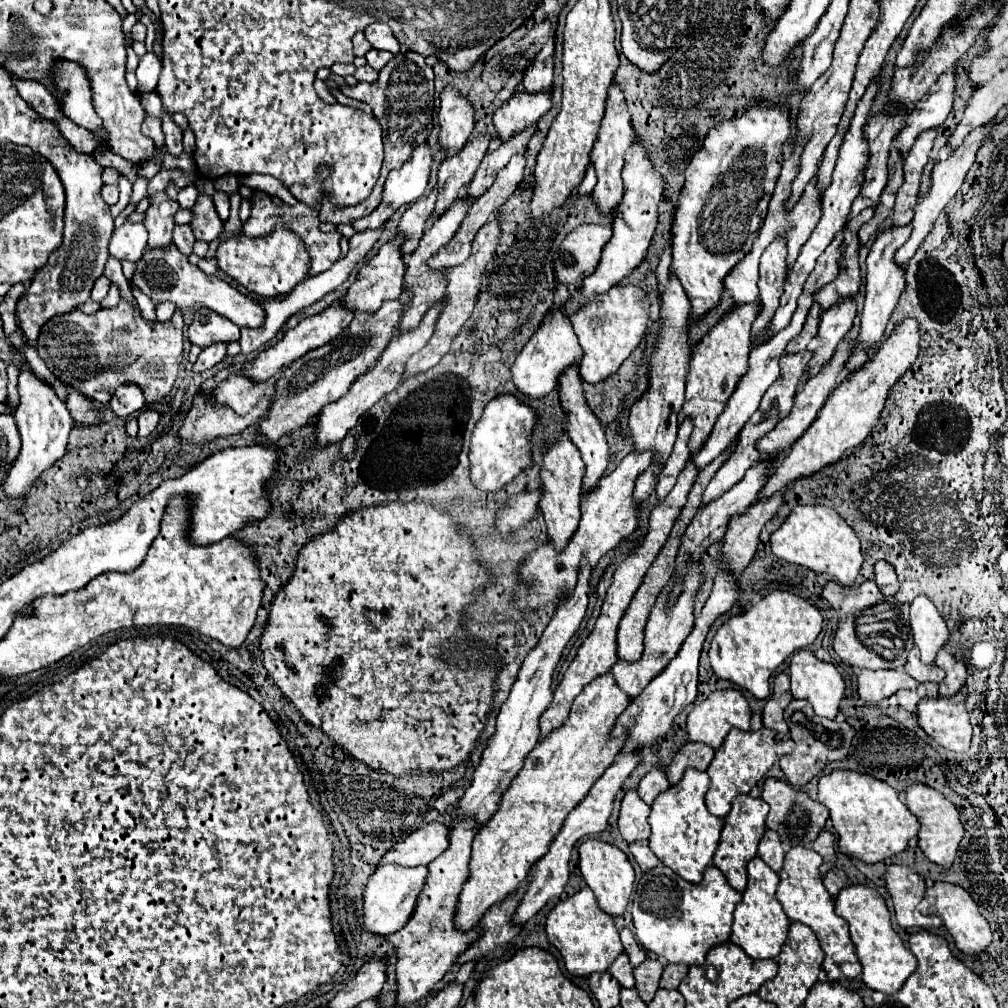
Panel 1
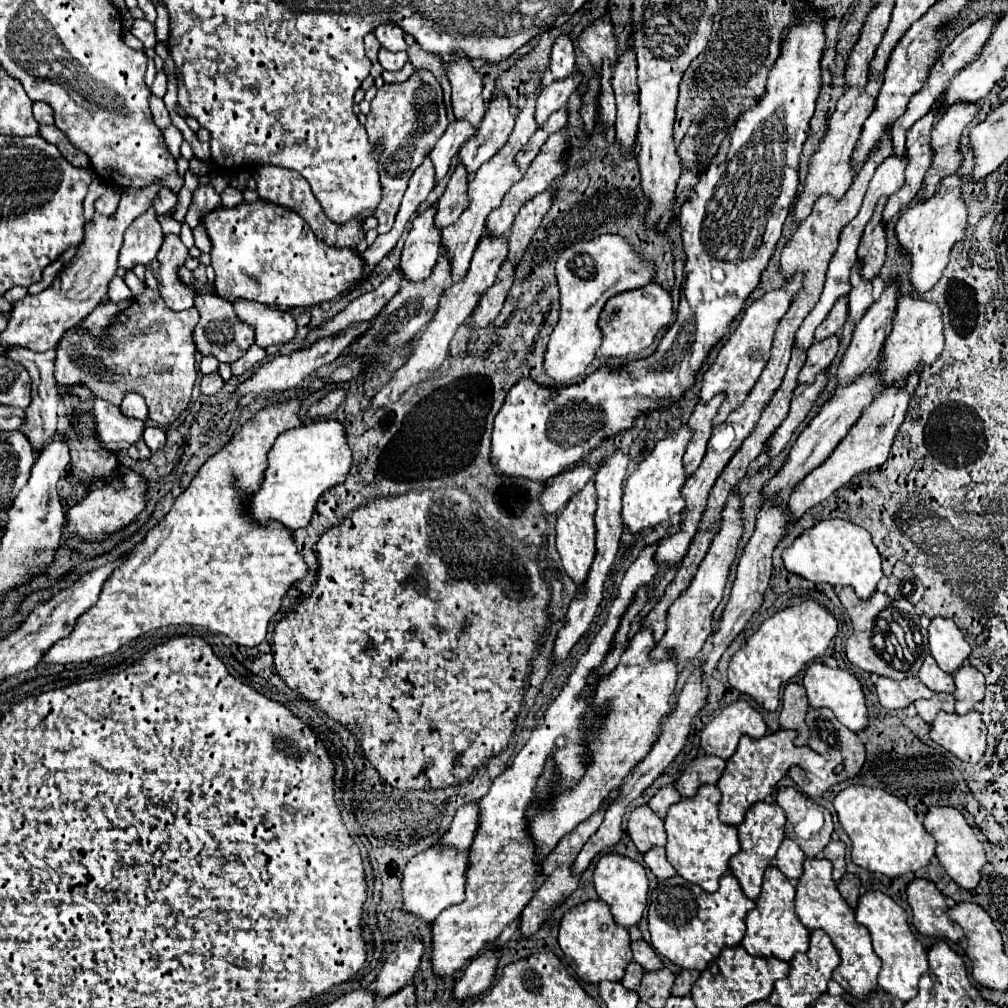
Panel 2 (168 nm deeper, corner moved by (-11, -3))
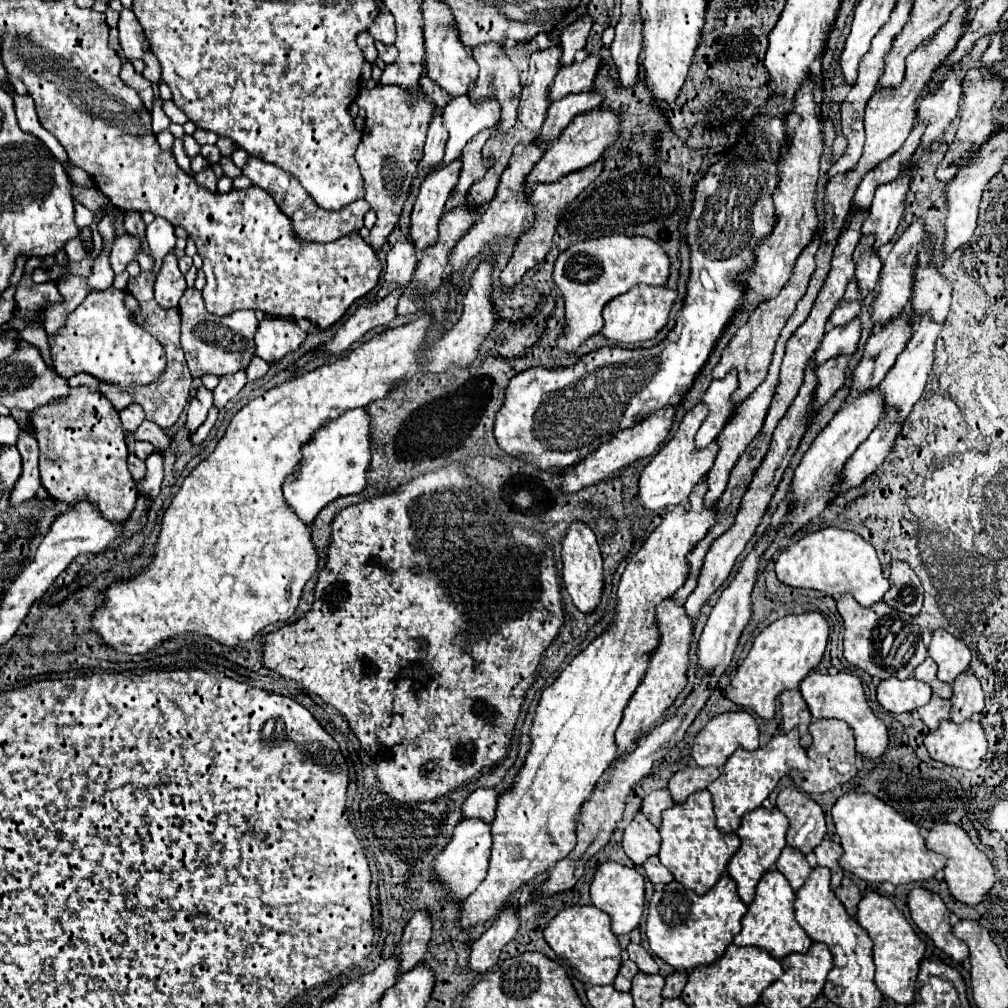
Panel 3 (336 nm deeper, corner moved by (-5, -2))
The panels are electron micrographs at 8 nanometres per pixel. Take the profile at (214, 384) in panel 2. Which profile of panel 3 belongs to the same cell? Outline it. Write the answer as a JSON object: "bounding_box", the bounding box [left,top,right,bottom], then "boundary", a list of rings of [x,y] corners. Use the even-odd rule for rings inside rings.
{"bounding_box":[186,386,212,434],"boundary":[[[200,386],[196,396],[192,398],[188,414],[186,414],[186,428],[188,428],[190,434],[194,434],[198,430],[198,426],[204,424],[210,408],[212,408],[212,392],[206,390],[204,386]]]}

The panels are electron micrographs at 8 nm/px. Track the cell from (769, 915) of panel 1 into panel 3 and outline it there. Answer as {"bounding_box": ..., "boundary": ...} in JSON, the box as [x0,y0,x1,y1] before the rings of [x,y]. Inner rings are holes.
{"bounding_box":[734,870,812,960],"boundary":[[[768,870],[758,886],[756,886],[756,896],[752,904],[748,906],[746,916],[742,918],[742,930],[734,938],[736,946],[758,946],[768,950],[776,960],[782,960],[784,956],[792,952],[806,952],[812,944],[808,934],[798,926],[794,918],[794,890],[790,882],[780,874],[778,870]]]}

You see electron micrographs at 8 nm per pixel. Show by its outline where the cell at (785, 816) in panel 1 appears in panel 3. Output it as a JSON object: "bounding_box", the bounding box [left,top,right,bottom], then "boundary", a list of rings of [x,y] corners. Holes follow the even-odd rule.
{"bounding_box":[776,788,826,854],"boundary":[[[784,788],[778,794],[776,808],[780,808],[788,820],[788,846],[800,850],[802,854],[810,854],[826,836],[826,822],[822,808],[798,788]]]}

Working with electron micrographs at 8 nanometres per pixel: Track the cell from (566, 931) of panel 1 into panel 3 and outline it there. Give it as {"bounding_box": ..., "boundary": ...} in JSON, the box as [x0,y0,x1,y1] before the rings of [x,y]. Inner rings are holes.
{"bounding_box":[544,906,620,984],"boundary":[[[570,906],[558,912],[548,926],[544,928],[544,940],[556,952],[556,956],[574,968],[580,982],[594,984],[612,984],[620,968],[620,944],[610,930],[608,914],[600,912],[596,906]]]}

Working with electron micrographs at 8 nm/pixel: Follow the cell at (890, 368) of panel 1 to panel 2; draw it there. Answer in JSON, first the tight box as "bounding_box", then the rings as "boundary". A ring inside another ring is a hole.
{"bounding_box":[874,295,944,387],"boundary":[[[906,295],[898,299],[892,333],[886,337],[882,355],[874,367],[874,371],[882,371],[882,387],[886,387],[886,383],[894,383],[894,379],[902,379],[902,375],[906,375],[906,371],[914,371],[914,367],[924,369],[932,365],[940,357],[944,349],[940,315],[942,313],[934,303],[922,301],[918,295]]]}

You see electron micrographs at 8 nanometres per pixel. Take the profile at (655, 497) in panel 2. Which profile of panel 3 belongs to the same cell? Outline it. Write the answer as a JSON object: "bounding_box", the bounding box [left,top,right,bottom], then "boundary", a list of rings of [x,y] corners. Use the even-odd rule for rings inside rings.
{"bounding_box":[638,404,720,510],"boundary":[[[696,404],[682,420],[682,424],[678,426],[676,434],[670,438],[670,442],[666,442],[660,452],[652,458],[652,462],[642,470],[640,476],[640,490],[638,490],[638,500],[642,502],[644,508],[650,510],[662,510],[662,508],[672,508],[676,504],[684,504],[694,488],[694,484],[704,478],[704,474],[712,468],[712,462],[716,460],[716,450],[720,448],[718,442],[714,440],[712,444],[708,444],[704,450],[696,448],[694,444],[694,436],[696,430],[700,428],[700,424],[704,422],[708,414],[708,406],[704,404]]]}

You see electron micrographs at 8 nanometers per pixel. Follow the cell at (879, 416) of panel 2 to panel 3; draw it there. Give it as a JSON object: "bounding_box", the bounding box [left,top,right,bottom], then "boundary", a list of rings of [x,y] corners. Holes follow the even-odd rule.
{"bounding_box":[878,314,942,422],"boundary":[[[930,314],[922,316],[920,322],[916,324],[916,330],[914,330],[906,350],[898,356],[894,368],[886,374],[884,382],[880,382],[880,386],[878,386],[878,390],[884,394],[886,402],[890,402],[892,408],[900,408],[902,422],[906,420],[906,416],[910,414],[912,406],[918,402],[918,398],[924,392],[924,386],[926,386],[926,380],[928,380],[928,372],[930,372],[932,362],[934,362],[934,344],[938,340],[940,332],[942,332],[942,324],[934,322]]]}

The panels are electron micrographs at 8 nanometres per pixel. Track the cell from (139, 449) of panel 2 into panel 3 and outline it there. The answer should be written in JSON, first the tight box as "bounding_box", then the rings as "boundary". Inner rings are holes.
{"bounding_box":[128,454,146,482],"boundary":[[[130,454],[130,456],[128,456],[128,470],[130,470],[132,478],[134,478],[136,482],[140,482],[142,476],[144,476],[144,472],[146,472],[146,464],[144,464],[140,458],[136,458],[134,454]]]}

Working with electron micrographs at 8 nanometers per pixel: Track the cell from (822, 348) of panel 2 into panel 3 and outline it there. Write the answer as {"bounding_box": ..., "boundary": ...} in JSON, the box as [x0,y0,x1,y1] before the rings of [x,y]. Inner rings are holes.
{"bounding_box":[815,318,862,366],"boundary":[[[854,318],[852,322],[836,326],[830,332],[826,332],[818,352],[815,352],[817,366],[822,365],[828,358],[836,358],[840,354],[854,354],[860,342],[860,334],[862,334],[860,318]]]}

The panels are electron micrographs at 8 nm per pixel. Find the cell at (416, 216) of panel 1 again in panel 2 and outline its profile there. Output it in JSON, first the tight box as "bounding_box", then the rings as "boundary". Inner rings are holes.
{"bounding_box":[434,165,468,229],"boundary":[[[458,165],[456,171],[452,173],[450,181],[448,181],[448,187],[446,187],[444,195],[436,203],[434,225],[438,229],[444,229],[444,227],[452,225],[462,215],[462,211],[468,205],[466,189],[468,189],[468,175],[466,175],[464,165]]]}

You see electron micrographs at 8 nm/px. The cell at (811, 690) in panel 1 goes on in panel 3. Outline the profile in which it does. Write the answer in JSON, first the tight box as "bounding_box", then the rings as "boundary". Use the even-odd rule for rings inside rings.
{"bounding_box":[800,672,888,760],"boundary":[[[812,672],[800,684],[800,692],[802,692],[802,696],[808,704],[808,710],[812,712],[812,716],[816,720],[838,718],[838,720],[844,720],[854,730],[856,750],[862,758],[868,758],[868,760],[880,760],[882,758],[882,754],[888,748],[888,728],[870,710],[866,696],[864,696],[862,682],[860,682],[858,676],[852,676],[852,674],[846,674],[846,672],[840,672],[836,676]]]}

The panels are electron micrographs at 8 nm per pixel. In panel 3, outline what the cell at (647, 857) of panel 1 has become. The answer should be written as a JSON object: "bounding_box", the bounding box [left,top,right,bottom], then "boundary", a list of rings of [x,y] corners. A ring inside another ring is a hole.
{"bounding_box":[644,856,674,884],"boundary":[[[652,856],[644,862],[644,870],[650,878],[652,884],[670,884],[674,880],[674,876],[670,874],[670,870],[666,866],[662,866],[662,862],[658,860],[658,856]]]}

